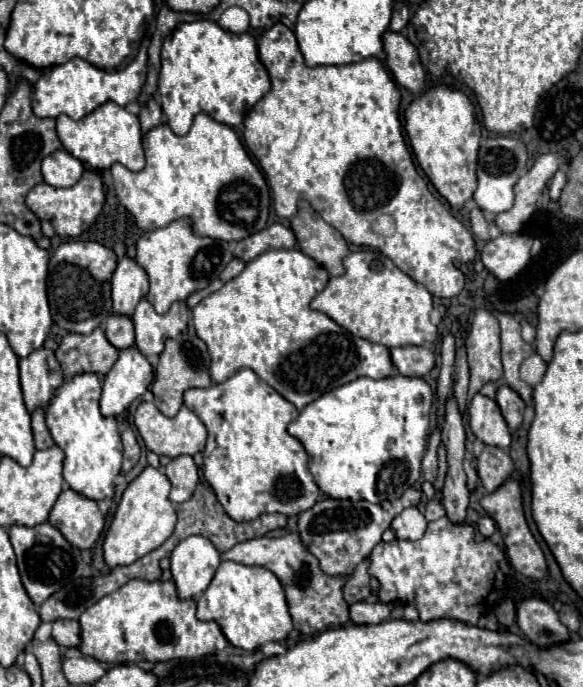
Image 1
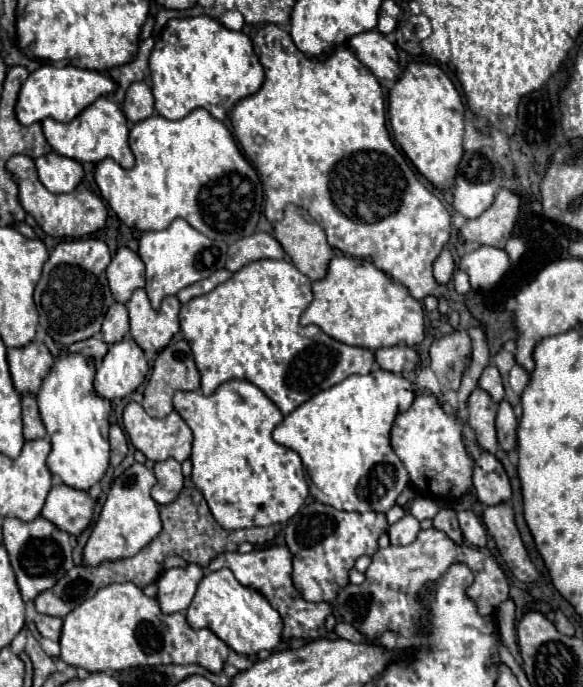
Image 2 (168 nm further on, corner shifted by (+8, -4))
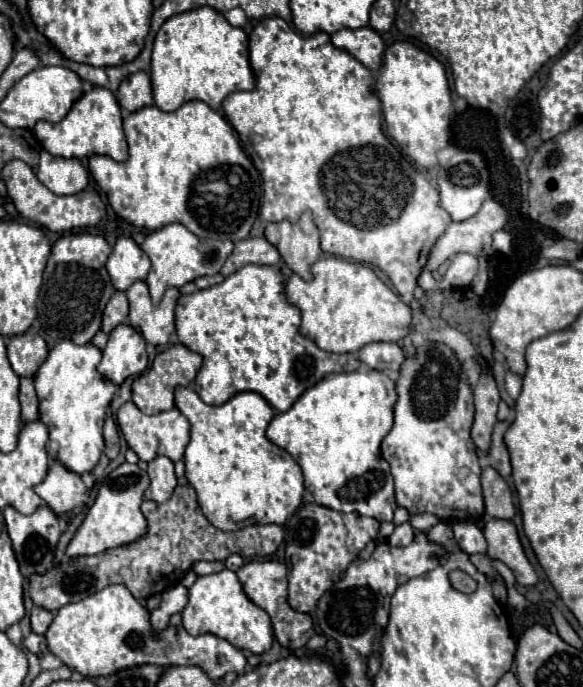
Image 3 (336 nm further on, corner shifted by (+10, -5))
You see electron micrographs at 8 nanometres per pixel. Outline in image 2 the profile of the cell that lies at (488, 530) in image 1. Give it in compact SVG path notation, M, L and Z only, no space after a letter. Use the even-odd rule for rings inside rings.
M471 510L457 512L457 520L459 520L459 528L463 532L463 538L475 548L485 548L487 532L485 532L483 522Z

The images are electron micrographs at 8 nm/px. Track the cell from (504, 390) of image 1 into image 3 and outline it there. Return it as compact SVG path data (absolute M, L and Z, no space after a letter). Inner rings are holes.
M499 421L493 429L493 437L491 437L491 449L489 449L489 457L491 457L491 467L497 469L501 473L501 477L509 477L511 475L511 461L509 461L509 451L505 447L503 435L507 431L509 423L507 421Z

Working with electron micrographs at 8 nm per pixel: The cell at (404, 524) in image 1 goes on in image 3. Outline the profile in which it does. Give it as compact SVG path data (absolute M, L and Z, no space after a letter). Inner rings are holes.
M401 523L395 527L395 531L387 539L387 543L389 545L409 545L413 541L413 537L415 537L415 531L413 531L411 523Z

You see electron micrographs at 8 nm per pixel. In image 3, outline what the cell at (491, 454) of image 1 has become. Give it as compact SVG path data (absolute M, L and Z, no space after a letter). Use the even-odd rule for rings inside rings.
M493 467L483 469L481 487L483 487L483 501L485 501L485 515L487 517L511 519L515 515L511 491L509 491L505 479Z

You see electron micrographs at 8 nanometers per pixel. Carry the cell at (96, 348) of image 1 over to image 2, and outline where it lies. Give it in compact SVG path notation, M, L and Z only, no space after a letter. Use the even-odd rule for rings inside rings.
M93 336L91 340L81 340L79 344L71 344L71 348L67 348L69 352L83 352L83 356L95 356L95 362L99 364L99 360L107 354L109 344L103 342L99 336Z

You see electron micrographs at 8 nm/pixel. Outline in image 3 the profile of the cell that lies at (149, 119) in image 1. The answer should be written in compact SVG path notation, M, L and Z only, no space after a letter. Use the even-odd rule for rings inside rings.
M137 71L137 73L129 75L121 83L121 87L117 91L117 101L129 113L135 113L135 111L139 111L143 107L153 105L153 93L151 93L149 75L145 71Z

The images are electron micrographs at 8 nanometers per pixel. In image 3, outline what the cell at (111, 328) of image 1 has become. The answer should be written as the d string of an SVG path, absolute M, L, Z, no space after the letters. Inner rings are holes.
M117 291L111 301L107 303L105 311L103 311L103 333L111 333L117 325L125 323L127 321L127 315L129 315L129 303L127 303L127 297L125 293Z

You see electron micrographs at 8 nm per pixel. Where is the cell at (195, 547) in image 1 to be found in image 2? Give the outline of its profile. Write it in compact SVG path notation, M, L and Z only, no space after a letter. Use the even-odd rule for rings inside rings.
M189 564L187 568L165 570L157 580L157 602L163 614L175 614L187 610L197 590L199 580L203 578L203 568Z

